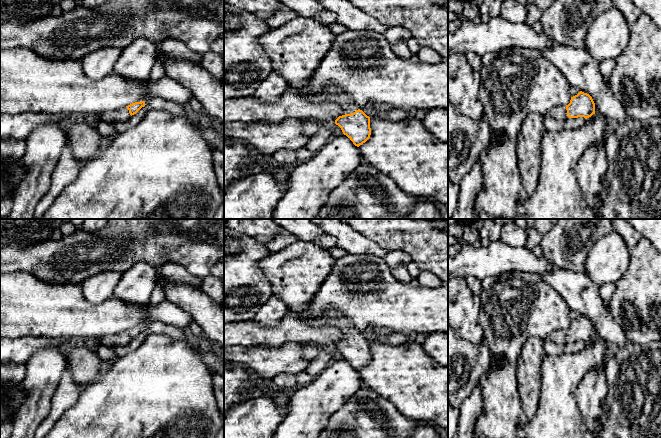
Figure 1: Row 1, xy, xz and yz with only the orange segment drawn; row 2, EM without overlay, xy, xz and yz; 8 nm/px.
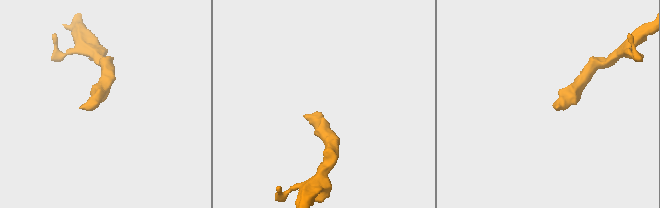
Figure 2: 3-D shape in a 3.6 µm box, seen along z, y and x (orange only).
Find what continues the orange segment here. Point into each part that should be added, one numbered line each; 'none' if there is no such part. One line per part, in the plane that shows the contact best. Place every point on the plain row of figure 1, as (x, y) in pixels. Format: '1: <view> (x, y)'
1: xz (296, 272)

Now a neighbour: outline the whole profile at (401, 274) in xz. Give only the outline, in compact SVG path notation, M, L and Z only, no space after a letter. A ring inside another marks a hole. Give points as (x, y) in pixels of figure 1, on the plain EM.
M406 266L395 267L391 269L395 279L401 283L410 283L411 276L406 268Z

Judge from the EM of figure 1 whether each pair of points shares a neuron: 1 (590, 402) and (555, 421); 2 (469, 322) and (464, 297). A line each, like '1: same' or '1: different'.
1: different
2: same

